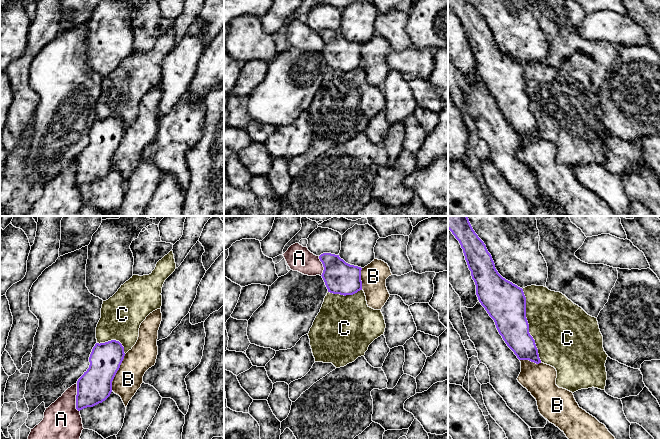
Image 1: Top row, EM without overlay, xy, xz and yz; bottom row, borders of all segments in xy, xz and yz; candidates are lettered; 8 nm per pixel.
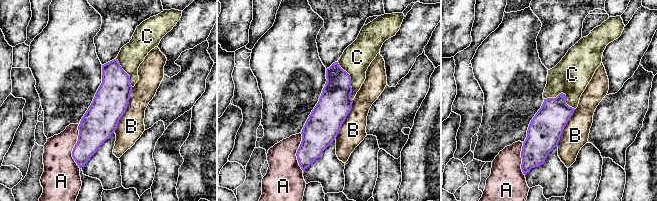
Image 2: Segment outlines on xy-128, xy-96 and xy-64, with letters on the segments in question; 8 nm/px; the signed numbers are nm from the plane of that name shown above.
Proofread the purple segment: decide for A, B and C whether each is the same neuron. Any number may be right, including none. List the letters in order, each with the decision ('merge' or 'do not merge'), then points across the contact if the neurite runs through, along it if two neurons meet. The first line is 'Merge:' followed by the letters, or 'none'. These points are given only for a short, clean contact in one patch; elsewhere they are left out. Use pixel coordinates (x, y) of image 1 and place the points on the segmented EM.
Merge: none
A: do not merge
B: do not merge
C: do not merge

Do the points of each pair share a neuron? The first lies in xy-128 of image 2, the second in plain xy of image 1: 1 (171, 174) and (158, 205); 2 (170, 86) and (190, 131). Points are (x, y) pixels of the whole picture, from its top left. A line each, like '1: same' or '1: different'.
1: same
2: same

